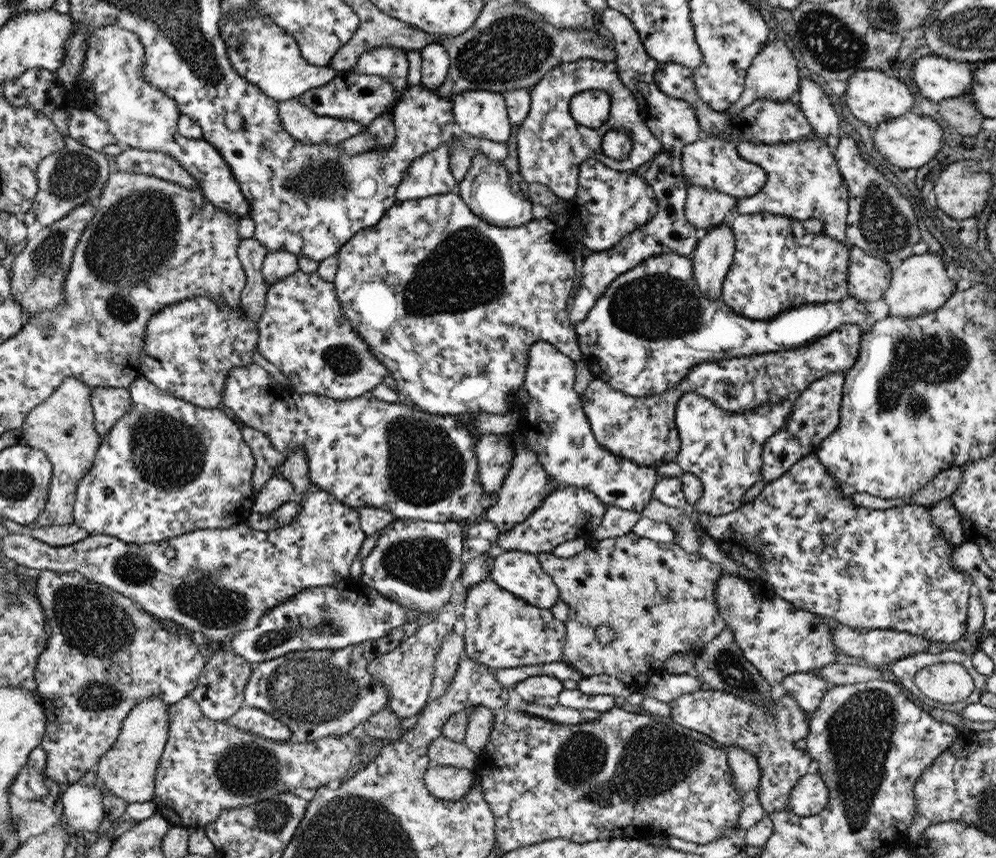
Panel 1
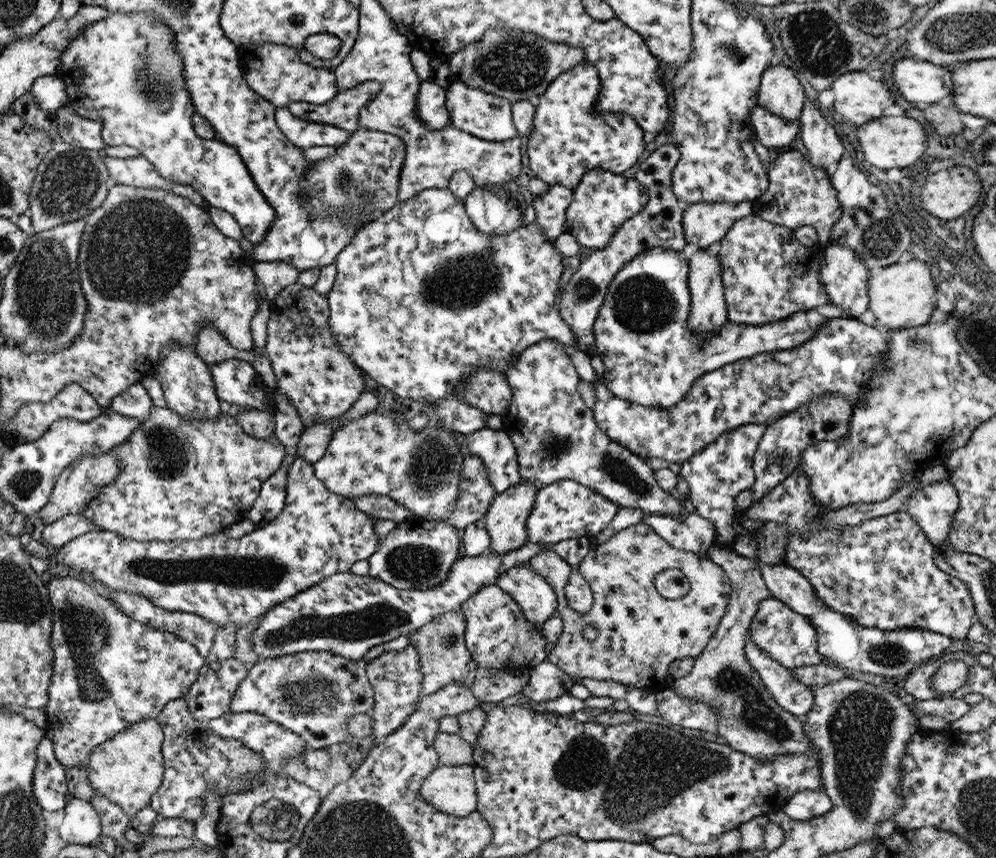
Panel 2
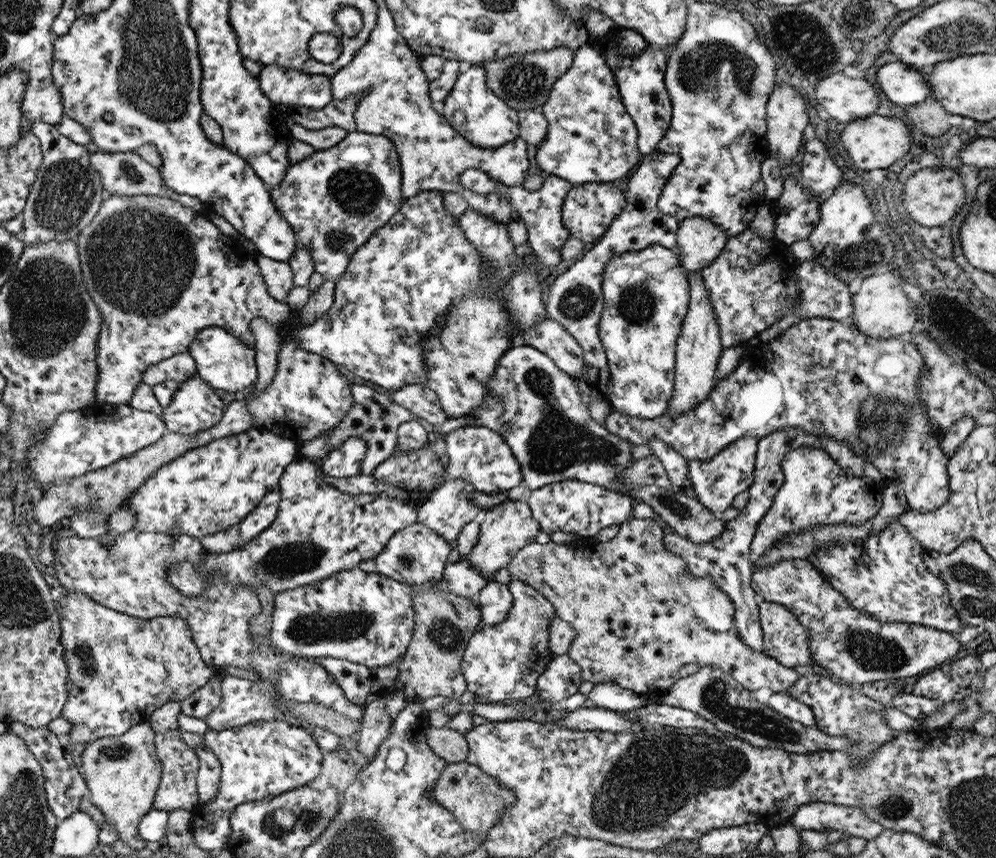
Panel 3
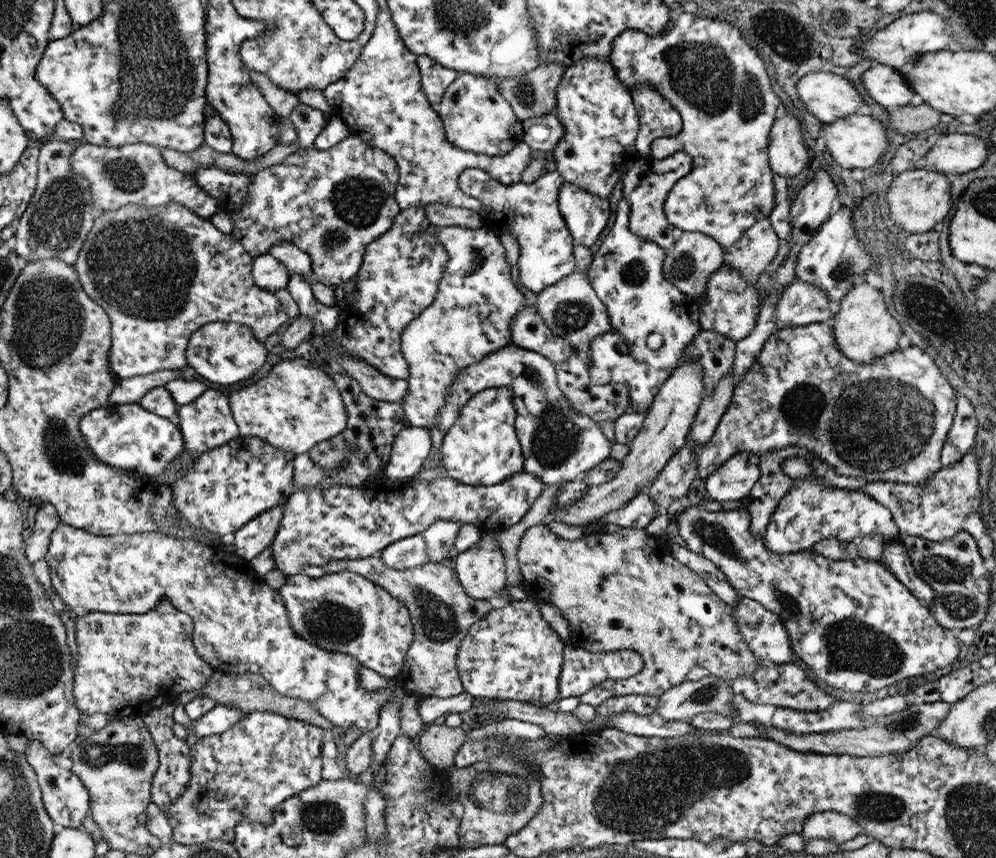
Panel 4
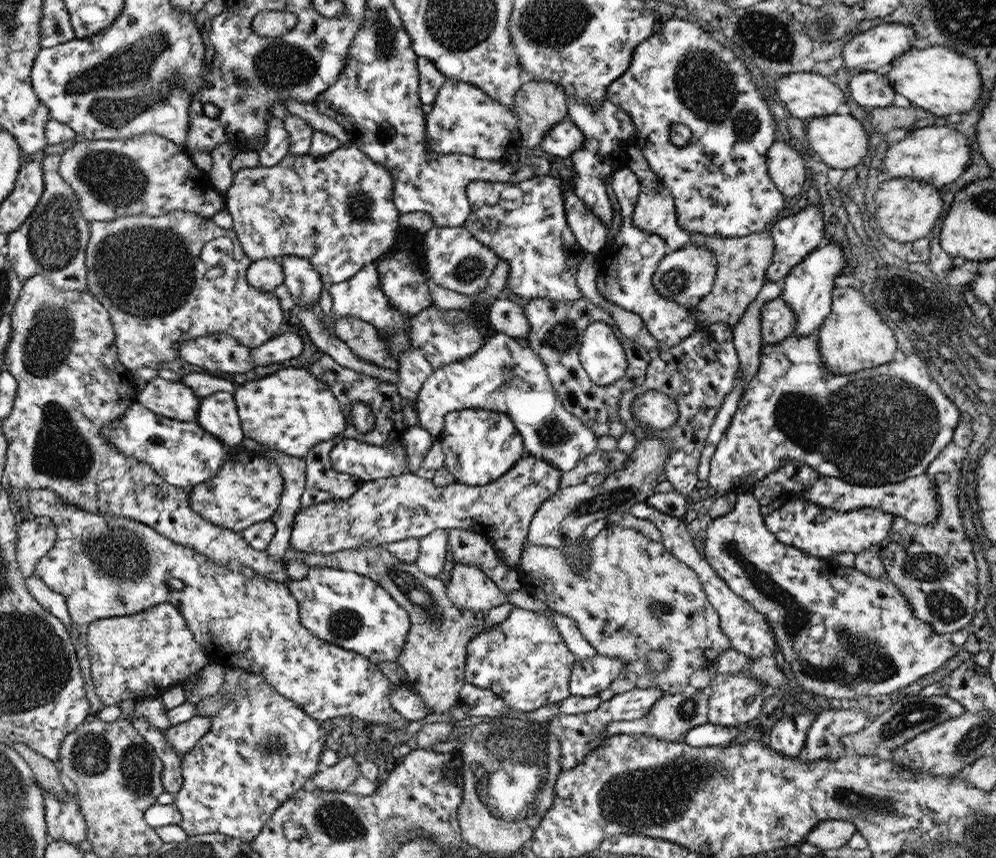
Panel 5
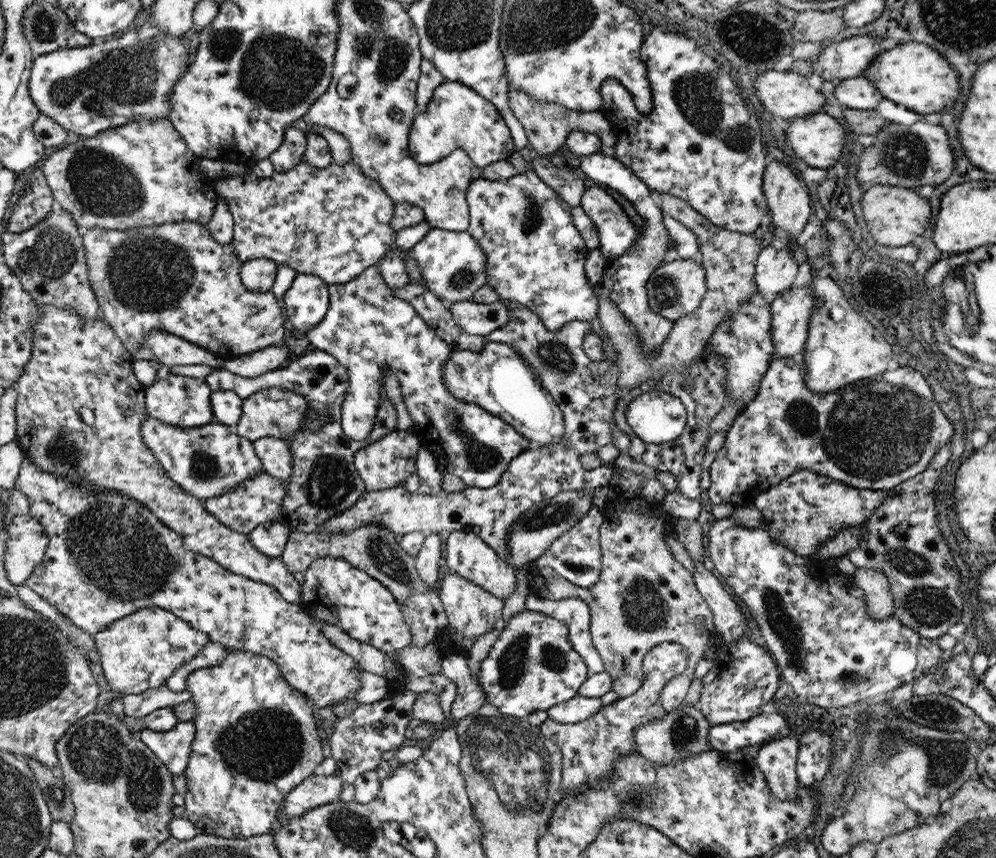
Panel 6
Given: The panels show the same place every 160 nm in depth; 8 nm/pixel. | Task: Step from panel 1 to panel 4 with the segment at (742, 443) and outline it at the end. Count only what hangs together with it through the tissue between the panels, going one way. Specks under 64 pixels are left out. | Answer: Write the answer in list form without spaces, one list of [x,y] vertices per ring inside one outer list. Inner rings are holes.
[[[740,452],[728,458],[724,465],[709,474],[702,490],[718,502],[746,500],[759,480],[759,458],[750,452]]]

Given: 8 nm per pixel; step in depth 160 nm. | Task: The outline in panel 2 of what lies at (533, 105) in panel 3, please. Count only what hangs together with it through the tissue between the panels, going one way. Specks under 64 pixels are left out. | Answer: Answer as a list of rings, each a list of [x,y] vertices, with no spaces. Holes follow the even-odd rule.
[[[498,28],[488,30],[479,41],[464,46],[453,58],[448,58],[446,63],[453,72],[453,83],[462,82],[468,87],[507,98],[514,106],[516,101],[521,100],[536,105],[537,99],[546,91],[550,82],[561,72],[584,60],[583,48],[553,43],[530,31],[512,31],[508,34]]]

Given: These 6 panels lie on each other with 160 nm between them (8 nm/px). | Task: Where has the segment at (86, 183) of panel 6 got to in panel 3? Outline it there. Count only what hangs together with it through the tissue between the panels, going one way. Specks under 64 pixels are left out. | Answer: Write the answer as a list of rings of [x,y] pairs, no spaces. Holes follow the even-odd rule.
[[[91,148],[89,160],[92,162],[92,166],[101,174],[103,186],[110,195],[170,197],[172,200],[181,202],[184,206],[192,207],[195,211],[202,213],[204,202],[194,196],[178,194],[175,190],[172,190],[164,182],[162,172],[159,168],[144,161],[138,153],[134,153],[133,151],[106,153],[102,150]]]

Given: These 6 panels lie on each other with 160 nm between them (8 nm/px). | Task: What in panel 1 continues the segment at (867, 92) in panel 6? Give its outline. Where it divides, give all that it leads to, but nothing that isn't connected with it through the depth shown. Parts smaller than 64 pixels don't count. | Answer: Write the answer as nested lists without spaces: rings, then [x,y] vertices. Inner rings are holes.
[[[932,54],[924,58],[916,58],[918,62],[912,67],[912,83],[921,92],[924,98],[930,98],[938,103],[945,98],[962,96],[969,92],[973,83],[973,72],[977,64],[970,64],[966,61],[952,60],[946,57],[937,57]]]

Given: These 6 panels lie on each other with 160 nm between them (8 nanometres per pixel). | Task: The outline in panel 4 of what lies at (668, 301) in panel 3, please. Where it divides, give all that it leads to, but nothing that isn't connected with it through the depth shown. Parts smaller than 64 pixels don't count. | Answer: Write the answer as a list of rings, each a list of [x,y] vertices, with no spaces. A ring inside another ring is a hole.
[[[625,196],[616,198],[615,223],[602,242],[599,250],[594,255],[594,260],[589,266],[589,281],[594,286],[595,293],[606,304],[611,319],[611,331],[599,334],[590,342],[591,362],[588,364],[590,380],[592,383],[604,385],[608,383],[625,384],[628,387],[629,412],[647,412],[649,406],[654,404],[655,397],[659,394],[660,387],[668,380],[674,369],[681,362],[681,356],[687,345],[702,329],[699,325],[700,301],[678,290],[664,276],[663,264],[666,250],[658,243],[640,238],[630,231],[631,206]],[[658,332],[663,336],[660,348],[652,350],[646,344],[648,335]]]

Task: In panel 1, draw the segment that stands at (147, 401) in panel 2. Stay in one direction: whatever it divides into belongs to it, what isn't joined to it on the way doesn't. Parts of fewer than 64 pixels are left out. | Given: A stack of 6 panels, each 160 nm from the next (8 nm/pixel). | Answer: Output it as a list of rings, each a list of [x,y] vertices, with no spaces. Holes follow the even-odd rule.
[[[96,387],[91,390],[94,429],[104,439],[133,405],[127,388]]]

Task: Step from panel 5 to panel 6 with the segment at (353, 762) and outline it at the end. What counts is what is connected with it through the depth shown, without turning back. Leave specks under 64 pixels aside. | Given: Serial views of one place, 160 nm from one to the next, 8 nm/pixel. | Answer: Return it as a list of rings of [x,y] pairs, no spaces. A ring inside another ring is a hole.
[[[339,772],[333,775],[316,775],[308,777],[296,785],[286,796],[280,809],[280,816],[275,823],[283,825],[288,819],[301,817],[303,812],[335,801],[343,789],[343,780]]]

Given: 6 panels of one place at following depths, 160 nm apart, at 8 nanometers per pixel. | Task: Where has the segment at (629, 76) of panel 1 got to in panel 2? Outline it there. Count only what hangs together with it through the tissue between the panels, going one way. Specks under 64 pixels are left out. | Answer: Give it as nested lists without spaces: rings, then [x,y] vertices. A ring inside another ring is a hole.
[[[674,143],[659,147],[646,156],[646,160],[640,163],[640,168],[634,174],[634,179],[638,179],[649,192],[647,206],[640,213],[625,221],[604,249],[594,251],[579,263],[570,281],[560,293],[560,314],[576,334],[580,351],[588,353],[593,351],[591,347],[595,344],[596,317],[599,316],[599,310],[603,306],[603,300],[607,296],[611,281],[625,265],[639,256],[642,251],[650,249],[682,251],[686,248],[683,212],[688,204],[678,200],[672,188],[672,173],[680,157],[680,151]]]

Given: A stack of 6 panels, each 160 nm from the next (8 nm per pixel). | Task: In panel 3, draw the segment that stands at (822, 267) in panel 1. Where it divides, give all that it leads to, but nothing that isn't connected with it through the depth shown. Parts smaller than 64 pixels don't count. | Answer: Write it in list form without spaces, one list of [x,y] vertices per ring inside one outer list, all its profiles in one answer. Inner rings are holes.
[[[750,227],[727,238],[724,250],[704,270],[724,348],[745,345],[758,333],[775,325],[781,316],[793,314],[799,286],[795,279],[797,264],[789,245],[777,237],[762,240]]]

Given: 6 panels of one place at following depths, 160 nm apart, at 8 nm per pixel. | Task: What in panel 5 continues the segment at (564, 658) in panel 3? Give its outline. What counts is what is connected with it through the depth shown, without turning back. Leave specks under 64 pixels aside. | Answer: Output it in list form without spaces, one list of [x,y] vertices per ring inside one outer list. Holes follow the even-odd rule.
[[[596,654],[586,660],[576,659],[570,673],[570,695],[596,696],[608,689],[610,684],[620,676],[620,672],[626,668],[631,670],[629,662],[623,661],[620,657]]]

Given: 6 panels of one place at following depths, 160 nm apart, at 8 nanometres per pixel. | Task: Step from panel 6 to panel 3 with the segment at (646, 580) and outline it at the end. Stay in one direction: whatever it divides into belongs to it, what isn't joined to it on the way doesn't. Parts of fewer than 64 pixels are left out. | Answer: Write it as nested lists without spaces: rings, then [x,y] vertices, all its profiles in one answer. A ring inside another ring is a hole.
[[[630,519],[620,525],[618,534],[606,543],[594,542],[586,548],[574,548],[571,545],[557,544],[550,541],[547,544],[540,544],[536,541],[525,546],[519,553],[512,558],[511,563],[507,566],[509,573],[513,578],[521,579],[522,582],[528,583],[540,591],[555,606],[556,613],[562,620],[568,621],[576,632],[574,640],[570,643],[567,650],[567,656],[576,664],[580,665],[583,680],[588,682],[605,683],[613,680],[622,688],[640,693],[648,698],[661,697],[664,693],[680,678],[679,670],[685,664],[697,664],[700,667],[711,666],[722,669],[724,672],[731,674],[745,689],[758,690],[768,686],[774,693],[785,691],[796,684],[801,675],[794,667],[787,667],[780,664],[775,658],[769,657],[766,652],[758,652],[746,646],[738,636],[734,624],[735,604],[733,600],[715,583],[715,580],[706,575],[702,578],[693,578],[687,572],[687,563],[668,552],[663,543],[664,531],[662,527],[652,522],[650,519]]]

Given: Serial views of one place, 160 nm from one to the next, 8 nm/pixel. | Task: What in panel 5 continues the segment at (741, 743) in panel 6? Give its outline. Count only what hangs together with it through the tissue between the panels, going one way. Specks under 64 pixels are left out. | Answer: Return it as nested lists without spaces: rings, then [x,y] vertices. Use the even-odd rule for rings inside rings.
[[[710,722],[688,729],[683,740],[690,746],[721,746],[725,747],[734,742],[734,738],[740,734],[737,726],[715,725]]]

